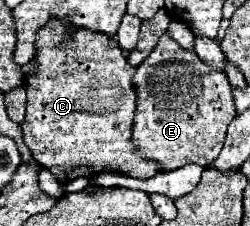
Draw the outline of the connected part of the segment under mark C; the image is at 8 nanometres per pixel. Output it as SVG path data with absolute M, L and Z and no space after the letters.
M64 18L48 20L38 32L34 42L36 54L32 62L36 70L24 78L24 90L28 96L26 102L26 118L22 122L24 144L34 154L34 160L48 168L60 182L68 184L80 176L96 176L104 168L116 168L128 176L148 178L156 174L160 168L146 158L136 154L136 148L130 142L132 136L132 120L136 110L136 92L132 86L132 64L128 64L120 46L108 36L100 32L92 32L88 28L70 28L70 22Z

